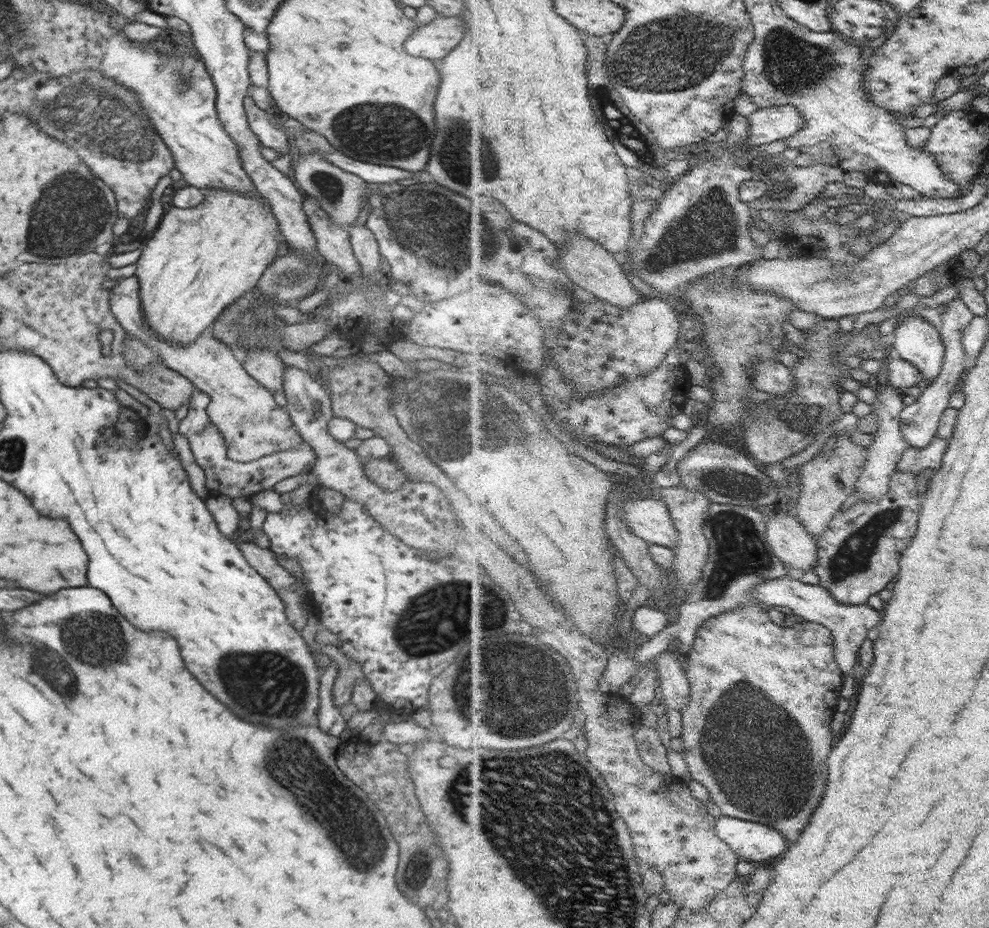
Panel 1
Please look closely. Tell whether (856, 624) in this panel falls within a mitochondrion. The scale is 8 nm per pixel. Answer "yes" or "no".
no

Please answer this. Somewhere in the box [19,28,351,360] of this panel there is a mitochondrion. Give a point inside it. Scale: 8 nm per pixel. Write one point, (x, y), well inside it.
(104, 122)

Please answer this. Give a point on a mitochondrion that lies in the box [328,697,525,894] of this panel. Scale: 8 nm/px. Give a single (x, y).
(413, 874)

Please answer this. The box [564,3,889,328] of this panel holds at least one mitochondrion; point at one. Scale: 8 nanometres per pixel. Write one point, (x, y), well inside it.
(660, 58)

